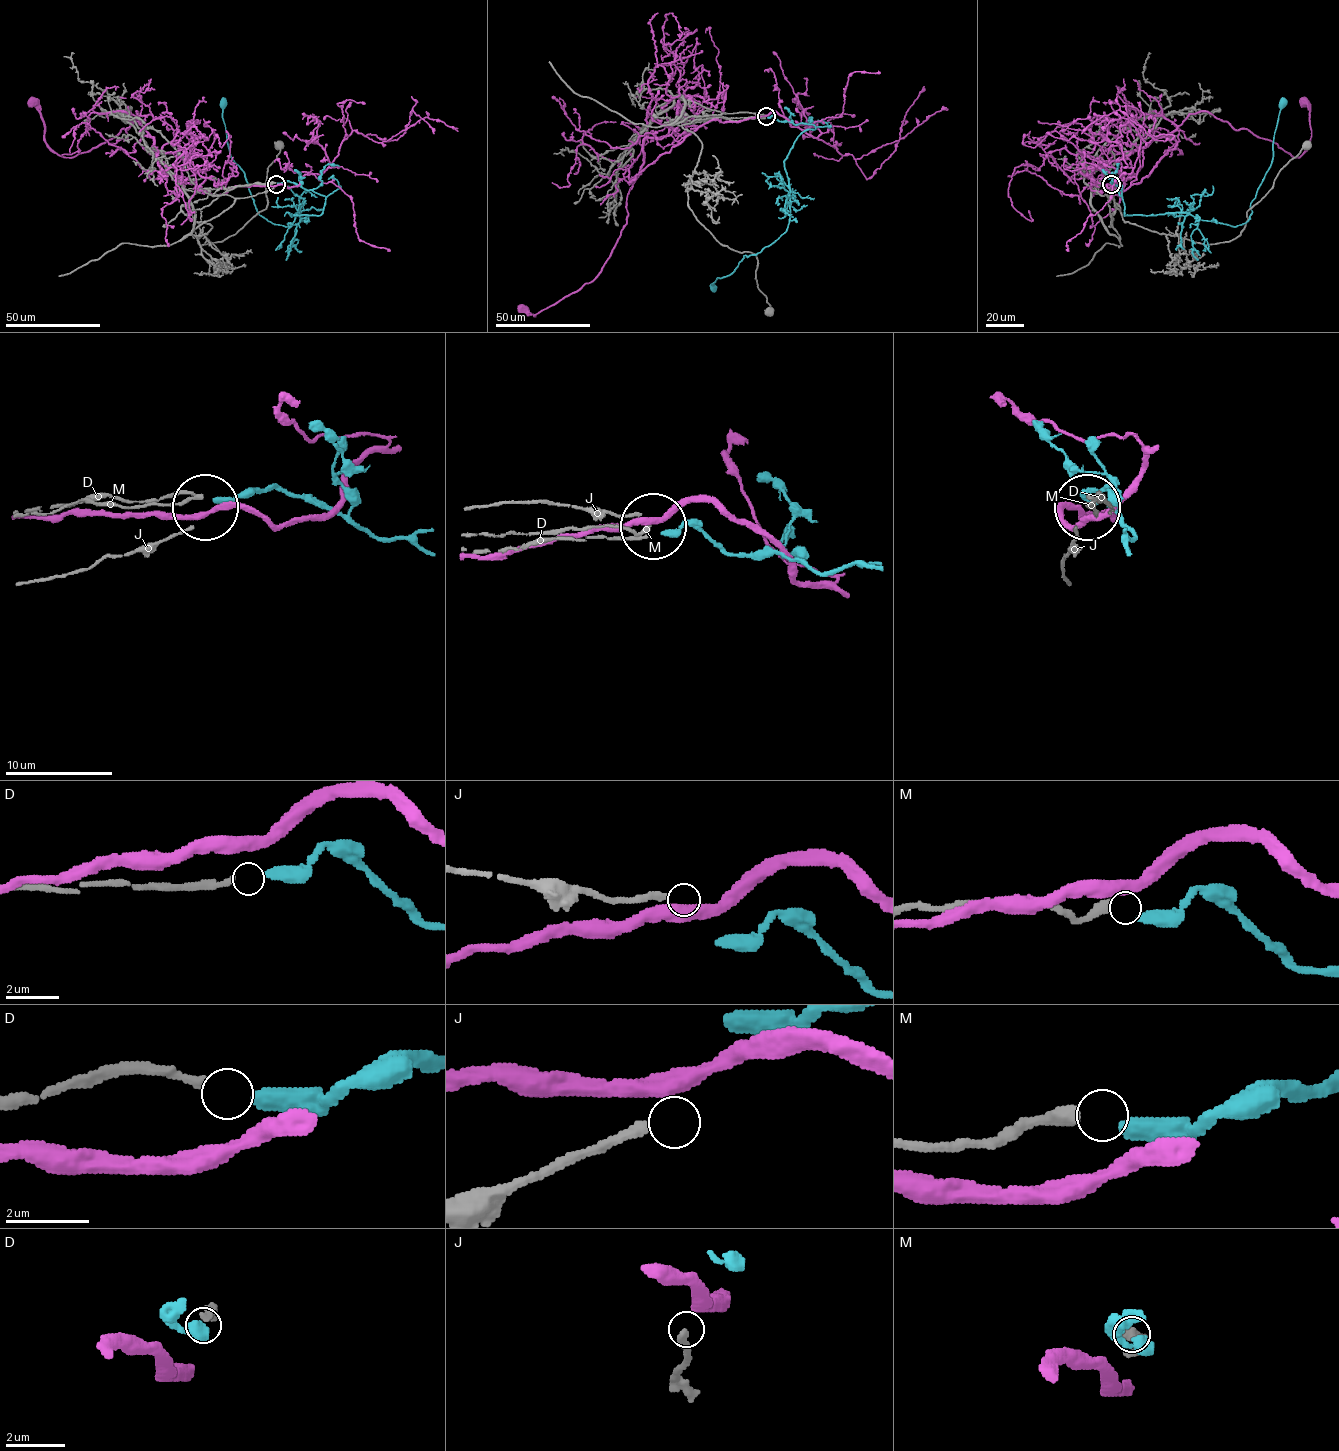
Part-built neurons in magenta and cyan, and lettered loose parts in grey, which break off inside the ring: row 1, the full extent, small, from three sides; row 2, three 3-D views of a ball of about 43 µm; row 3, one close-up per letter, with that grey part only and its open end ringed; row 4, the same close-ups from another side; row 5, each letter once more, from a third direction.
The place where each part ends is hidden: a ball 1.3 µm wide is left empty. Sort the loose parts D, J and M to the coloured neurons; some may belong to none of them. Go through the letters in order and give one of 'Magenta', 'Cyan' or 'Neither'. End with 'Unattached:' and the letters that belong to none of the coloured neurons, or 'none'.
D: Cyan
J: Neither
M: Neither
Unattached: J, M

